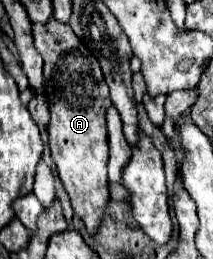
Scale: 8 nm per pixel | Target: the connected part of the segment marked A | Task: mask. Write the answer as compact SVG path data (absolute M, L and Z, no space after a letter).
M52 19L48 25L34 27L34 47L44 59L44 95L50 107L50 149L64 189L70 195L74 213L84 221L90 235L98 233L106 213L108 191L108 129L106 109L112 105L98 59L72 33L70 25Z

